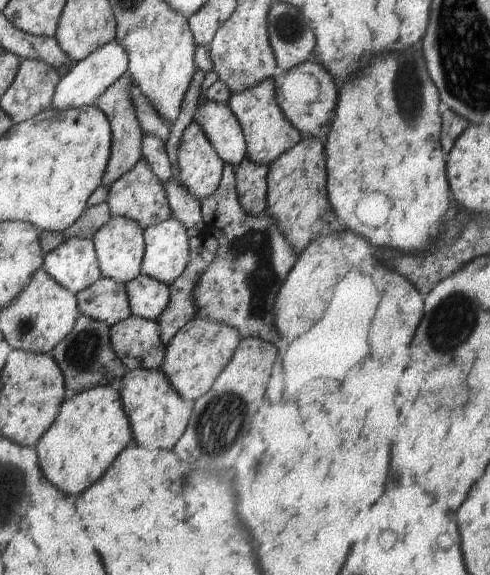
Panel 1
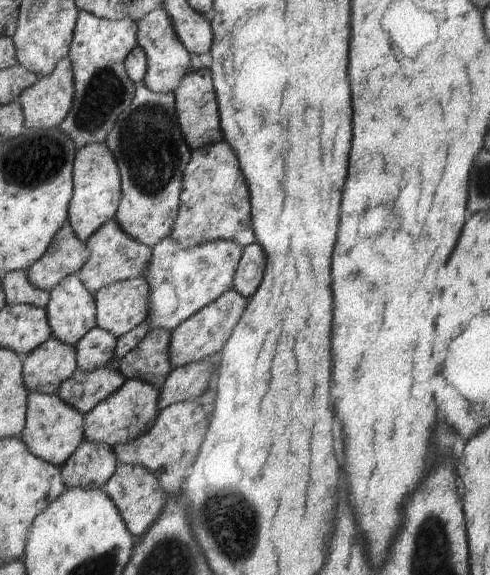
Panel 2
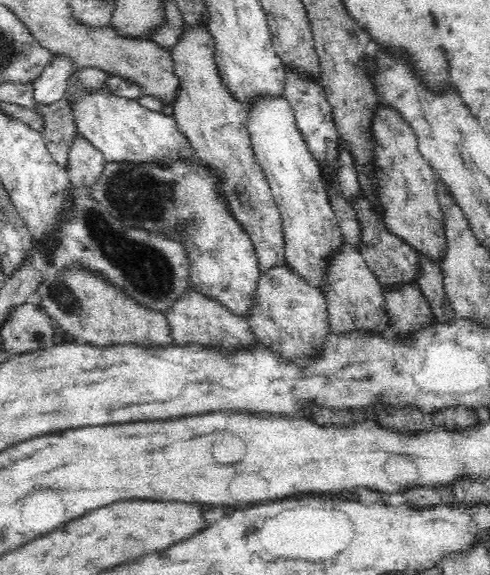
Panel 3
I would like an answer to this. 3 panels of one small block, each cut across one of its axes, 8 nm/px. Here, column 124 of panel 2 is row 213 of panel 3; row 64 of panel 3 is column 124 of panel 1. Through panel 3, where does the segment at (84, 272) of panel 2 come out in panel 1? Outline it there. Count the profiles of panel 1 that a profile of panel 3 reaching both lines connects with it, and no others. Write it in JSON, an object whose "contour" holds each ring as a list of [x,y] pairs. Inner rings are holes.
{"contour":[[[143,157],[133,170],[110,186],[108,203],[113,217],[129,217],[136,220],[144,229],[172,218],[167,192],[162,180],[155,174],[149,161]]]}

